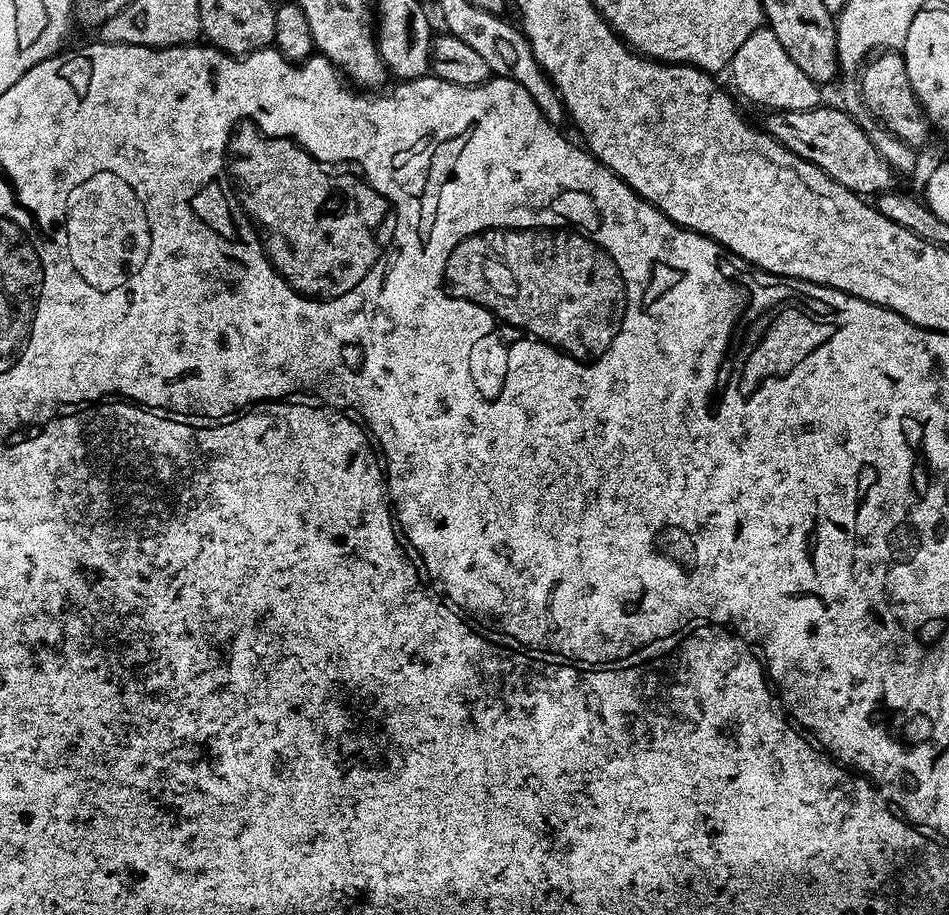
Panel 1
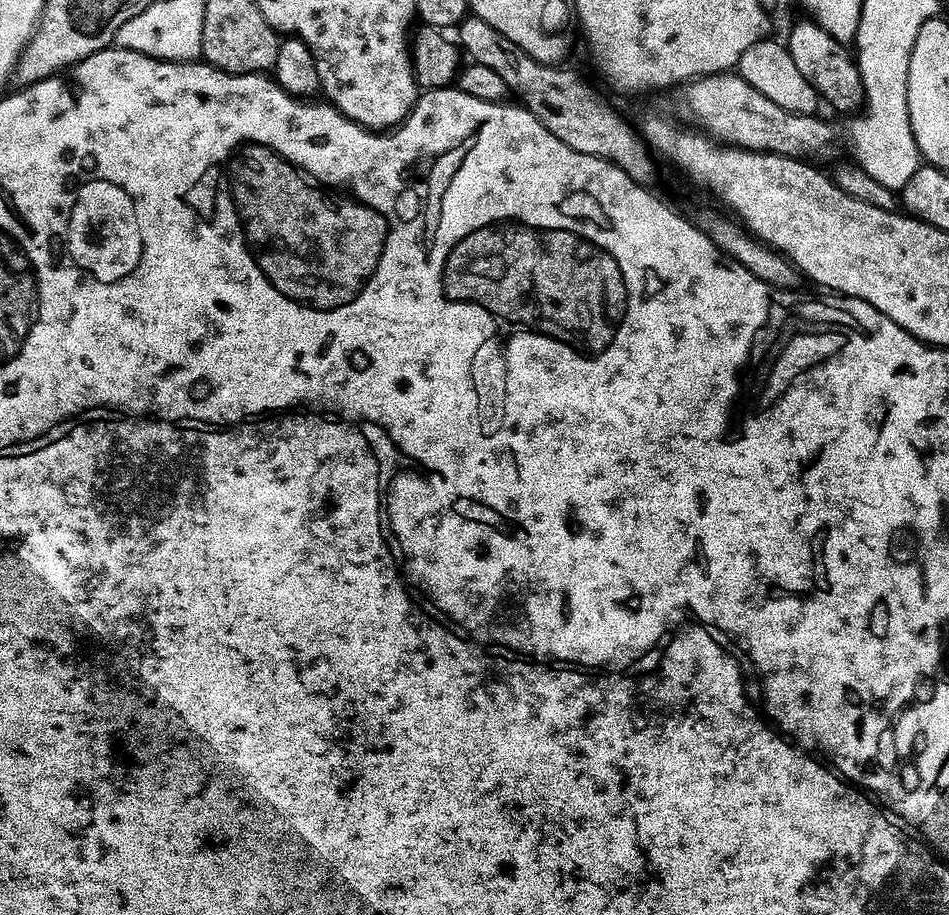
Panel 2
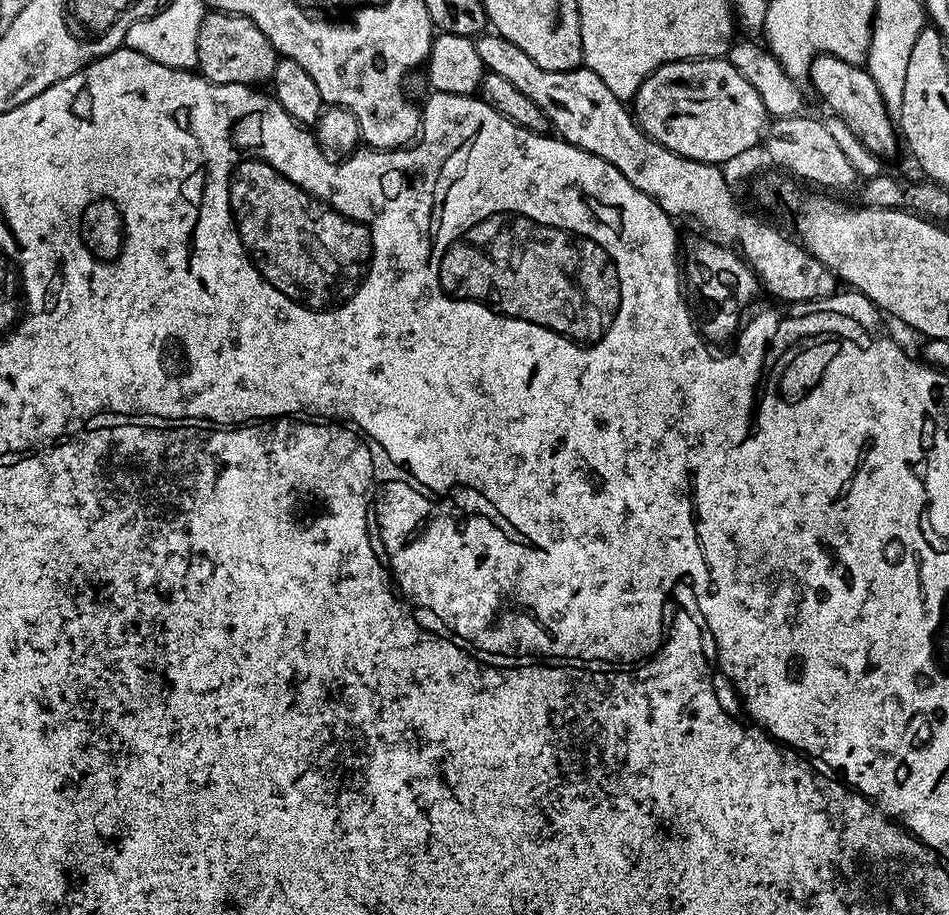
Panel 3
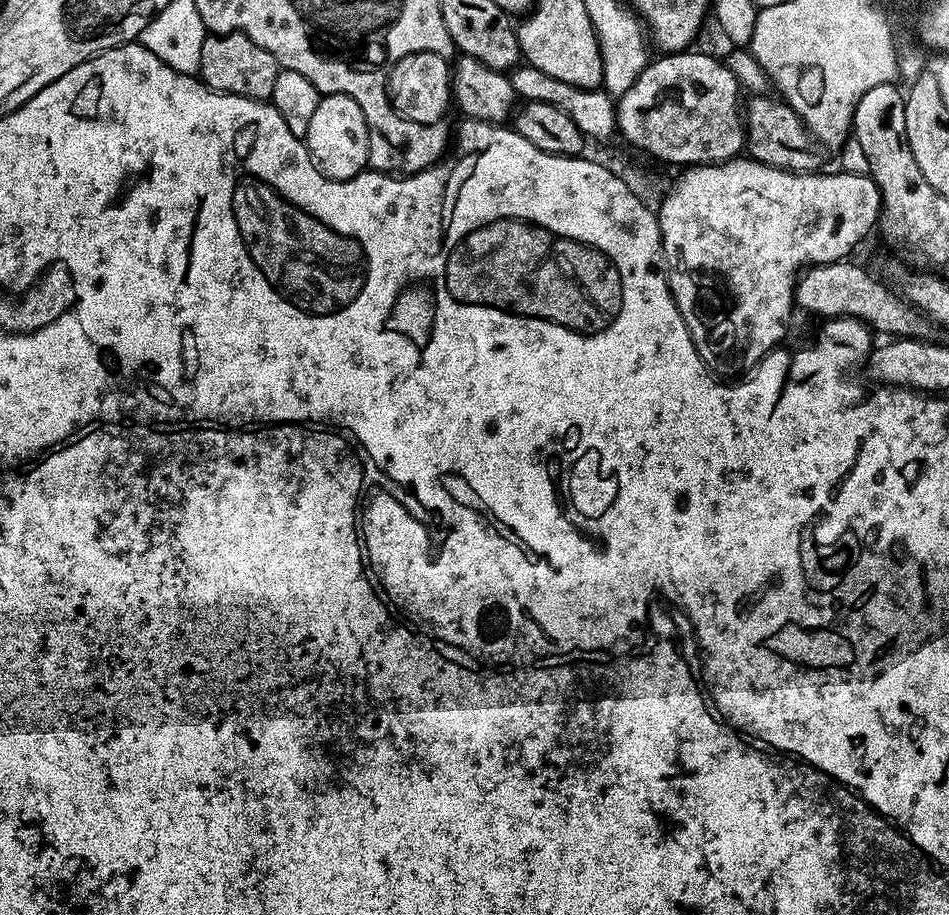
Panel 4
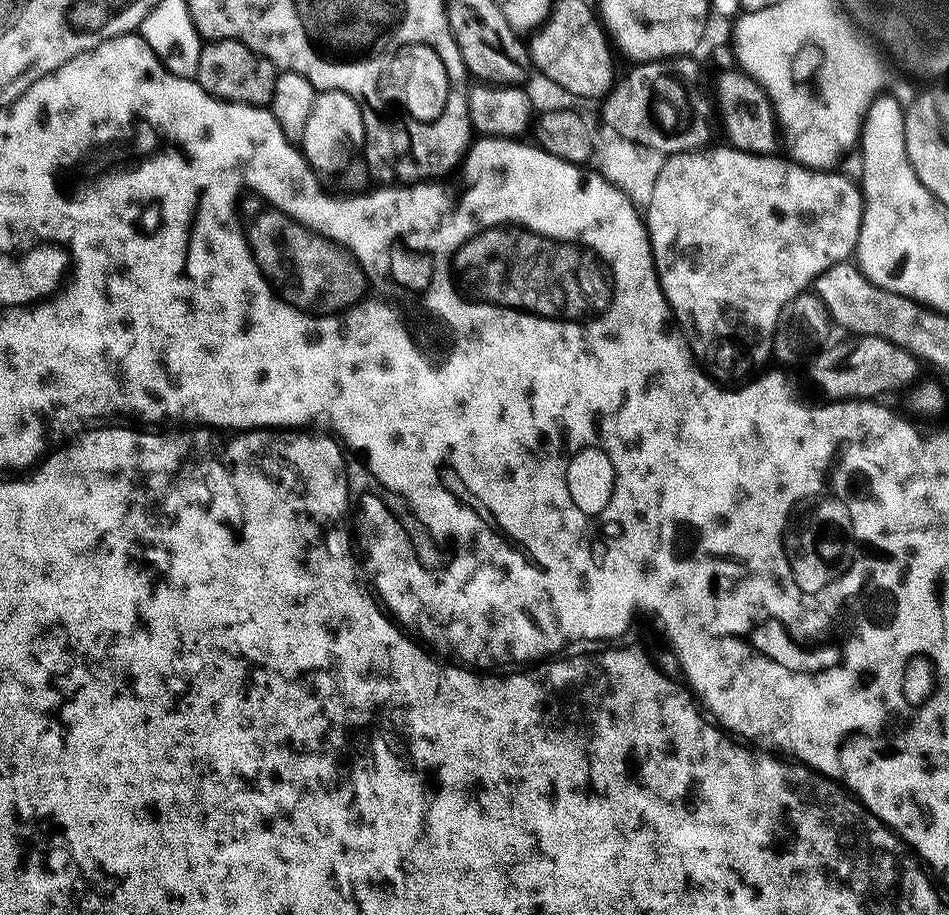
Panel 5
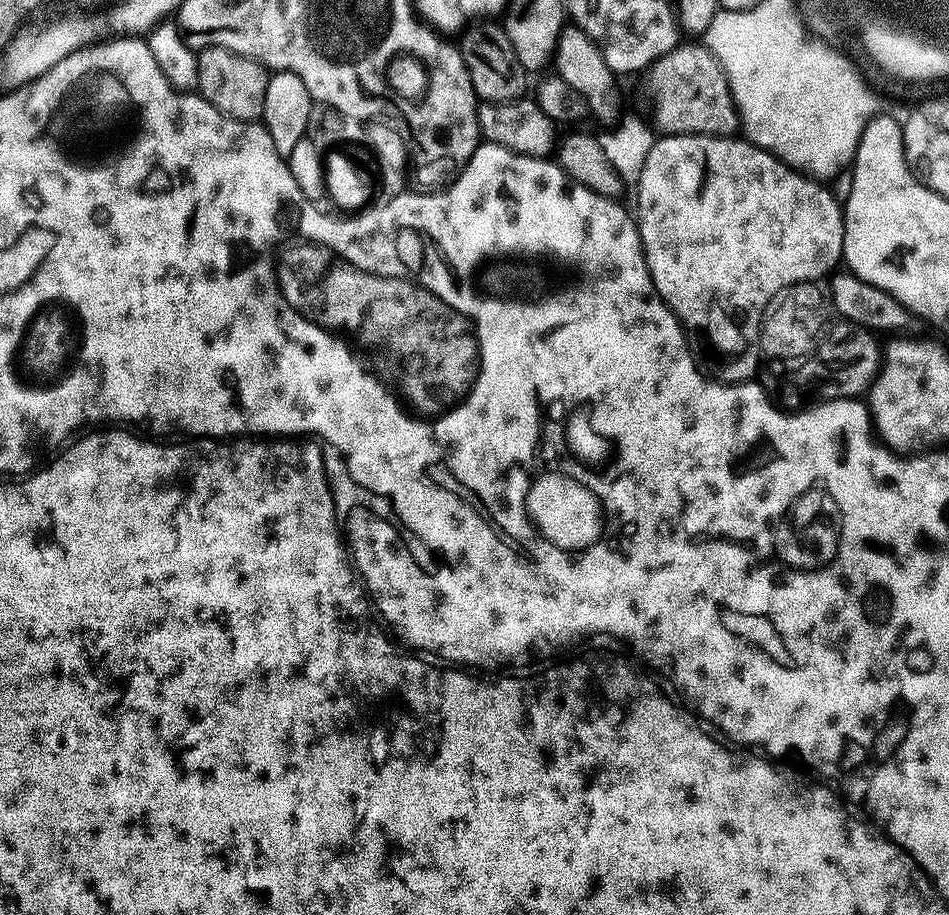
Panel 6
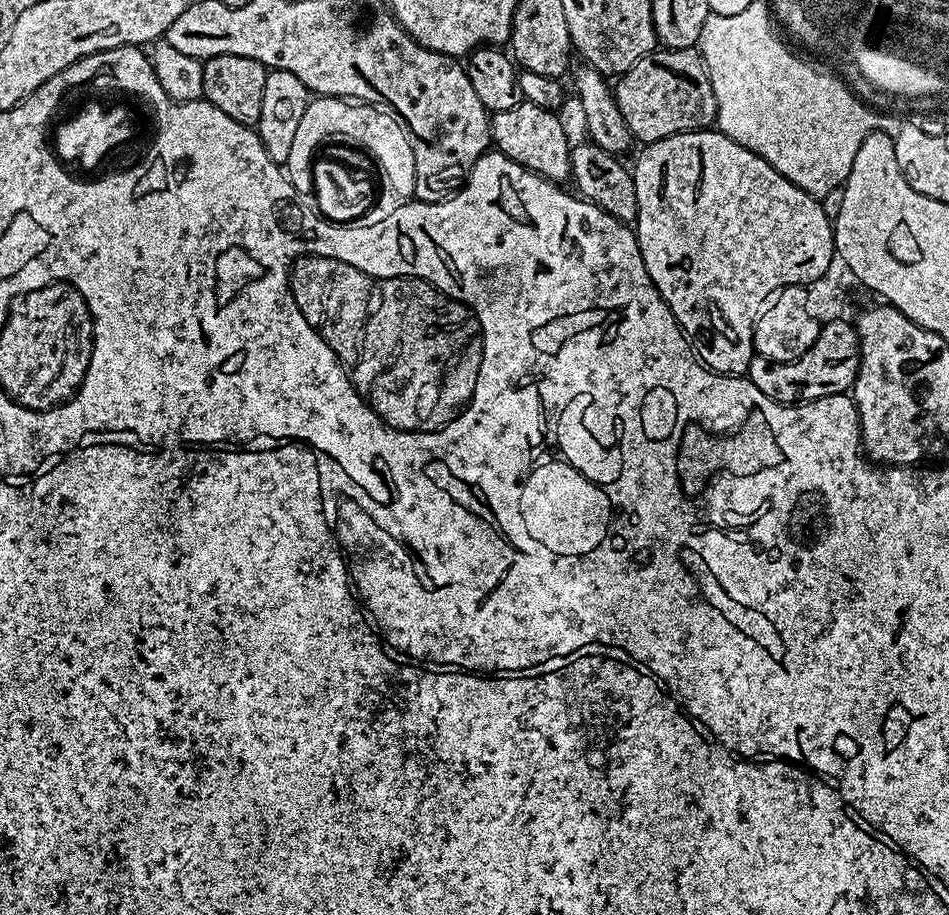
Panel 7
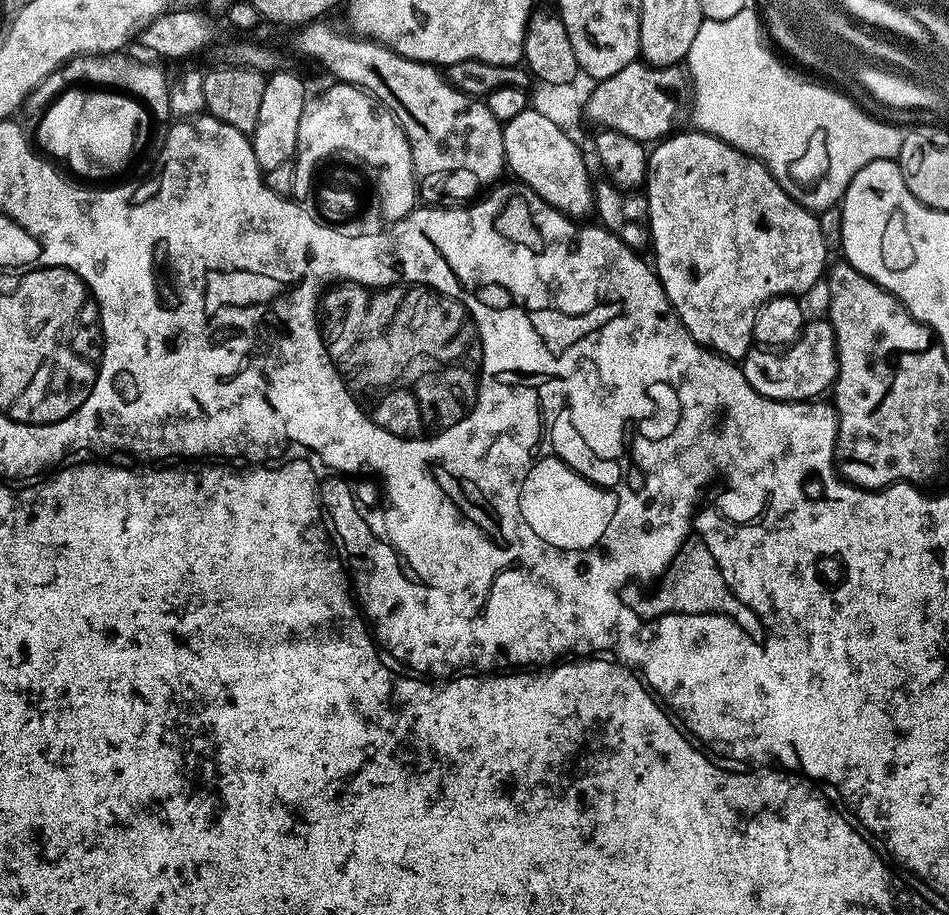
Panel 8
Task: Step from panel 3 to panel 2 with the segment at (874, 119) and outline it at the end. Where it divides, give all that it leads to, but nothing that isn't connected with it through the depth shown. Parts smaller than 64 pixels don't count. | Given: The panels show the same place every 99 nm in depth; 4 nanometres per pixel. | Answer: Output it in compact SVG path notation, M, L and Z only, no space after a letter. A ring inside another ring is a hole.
M803 19L789 30L788 40L786 39L790 58L794 58L794 66L798 66L802 78L806 78L806 82L810 82L810 86L814 86L814 90L823 103L825 100L826 103L833 104L838 111L848 112L844 114L855 113L863 105L864 87L853 53L849 49L847 52L844 49L847 47L831 36L815 20Z

